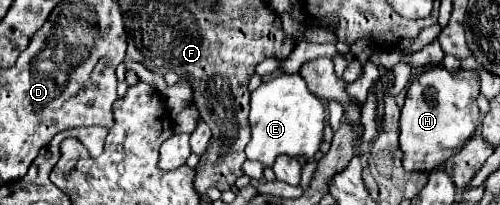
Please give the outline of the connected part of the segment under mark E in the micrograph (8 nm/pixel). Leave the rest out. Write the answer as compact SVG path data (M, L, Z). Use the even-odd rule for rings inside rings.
M278 75L266 83L262 83L252 93L250 105L250 127L252 139L246 145L248 159L260 161L266 167L272 167L278 181L298 185L302 163L292 157L312 159L322 143L326 125L326 105L320 97L316 97L308 87L302 75ZM288 155L288 157L286 157ZM278 157L278 159L276 159ZM276 159L276 163L274 163Z

